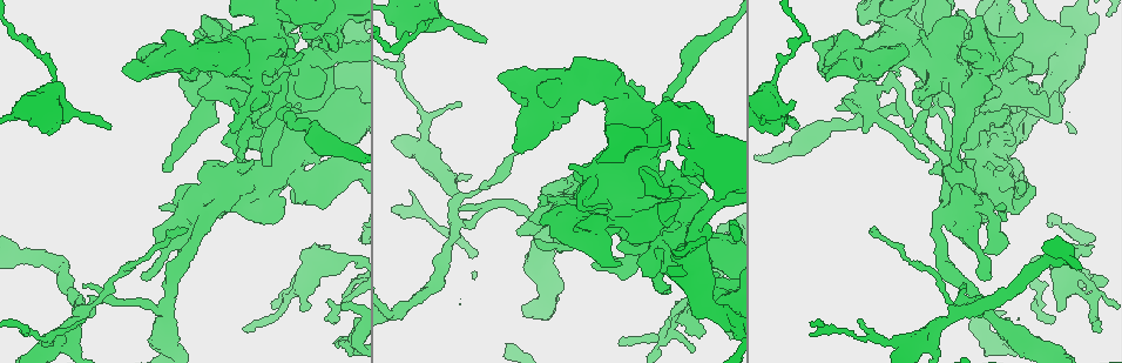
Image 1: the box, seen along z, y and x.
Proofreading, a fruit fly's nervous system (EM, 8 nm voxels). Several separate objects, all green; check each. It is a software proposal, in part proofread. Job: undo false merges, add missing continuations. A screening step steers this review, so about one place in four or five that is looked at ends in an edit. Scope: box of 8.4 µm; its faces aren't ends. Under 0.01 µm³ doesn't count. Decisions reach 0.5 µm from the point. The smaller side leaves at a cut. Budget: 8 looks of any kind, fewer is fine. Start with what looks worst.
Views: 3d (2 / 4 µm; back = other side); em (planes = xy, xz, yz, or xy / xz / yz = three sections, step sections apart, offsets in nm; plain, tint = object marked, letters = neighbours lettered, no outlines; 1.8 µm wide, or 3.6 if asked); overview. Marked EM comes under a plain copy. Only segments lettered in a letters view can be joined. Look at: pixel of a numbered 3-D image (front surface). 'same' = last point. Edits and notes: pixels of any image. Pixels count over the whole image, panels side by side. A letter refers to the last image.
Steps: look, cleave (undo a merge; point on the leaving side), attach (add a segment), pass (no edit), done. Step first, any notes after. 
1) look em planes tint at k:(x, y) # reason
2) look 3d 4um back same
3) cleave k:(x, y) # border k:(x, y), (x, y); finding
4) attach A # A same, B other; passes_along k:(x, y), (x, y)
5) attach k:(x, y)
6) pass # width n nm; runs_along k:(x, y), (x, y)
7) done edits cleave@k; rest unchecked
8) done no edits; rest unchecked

look 3d 4um at 1:(455, 223) # sharp bend

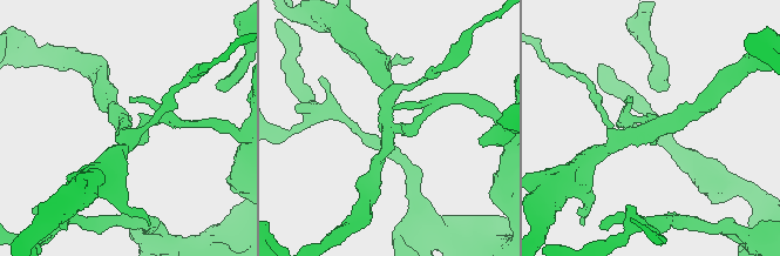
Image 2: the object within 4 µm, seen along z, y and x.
look em 3.6um planes tint at 2:(651, 134) # arms 3; arm_widths 170, 200, 240 nm; shape alone is not enough

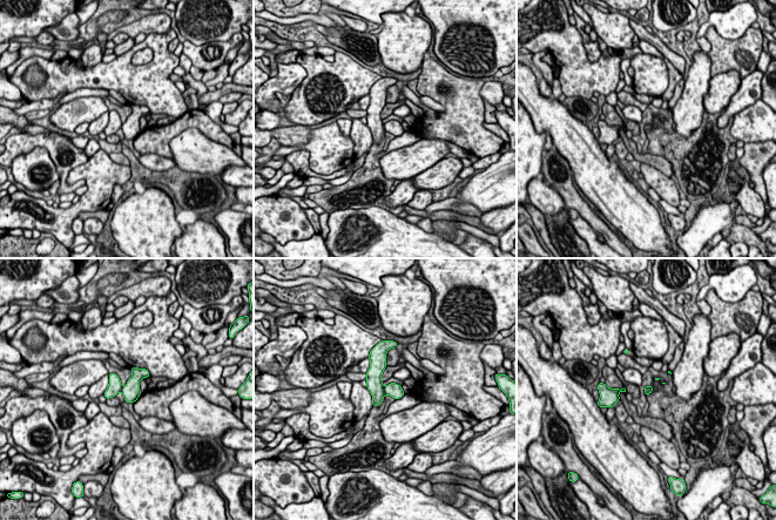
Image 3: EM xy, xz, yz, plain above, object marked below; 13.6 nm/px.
look em 3.6um planes letters same

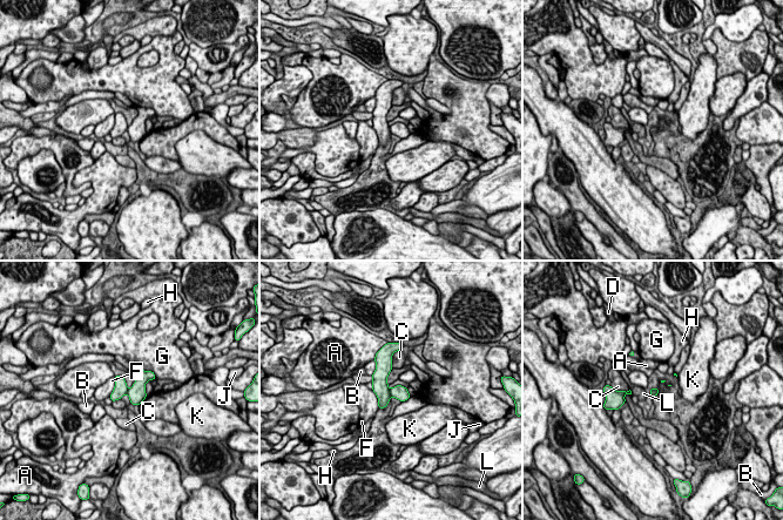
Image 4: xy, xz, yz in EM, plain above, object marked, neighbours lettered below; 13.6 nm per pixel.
cleave 4:(379, 378) # A other, B other, C other, D other, F other, G other, H other, J other, K other, L other; part_leaving 4:(384, 359), (382, 405); two neurons meet here

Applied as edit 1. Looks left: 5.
look em 3.6um xz step 16 letters at 1:(629, 205) # thick turns thin

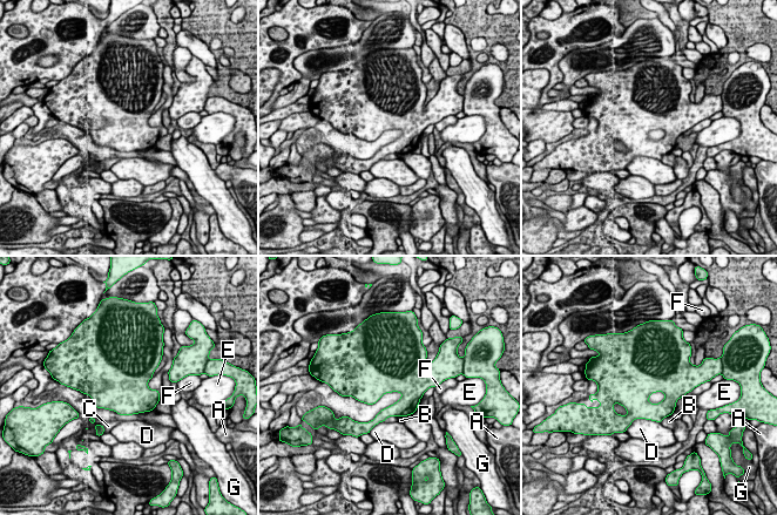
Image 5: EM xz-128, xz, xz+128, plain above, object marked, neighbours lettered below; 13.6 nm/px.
look em 3.6um planes letters same # another direction

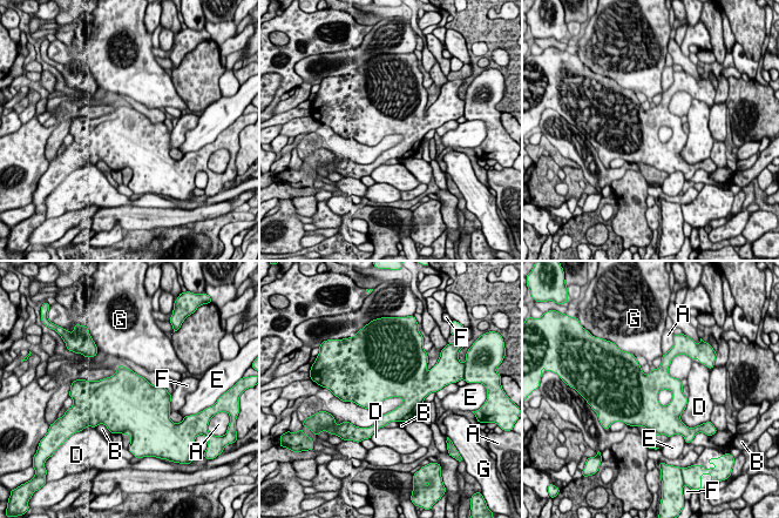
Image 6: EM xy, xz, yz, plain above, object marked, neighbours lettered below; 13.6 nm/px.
pass # width 420 nm; A other, B other, D other, E other, F other, G other; border 6:(688, 397), (681, 415), (682, 422); continuous, no second neuron

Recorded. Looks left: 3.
look 3d 2um back at 1:(1069, 285) # closes a loop

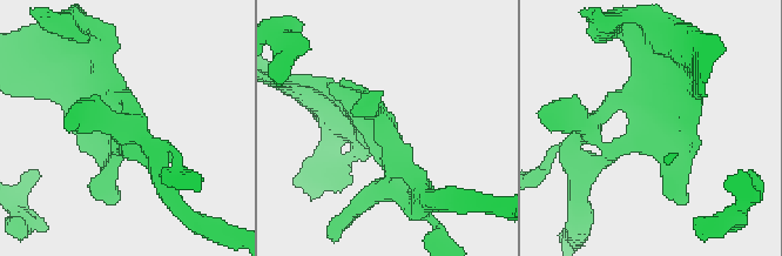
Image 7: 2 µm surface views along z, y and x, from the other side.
look em planes letters at 7:(384, 123) # now the EM

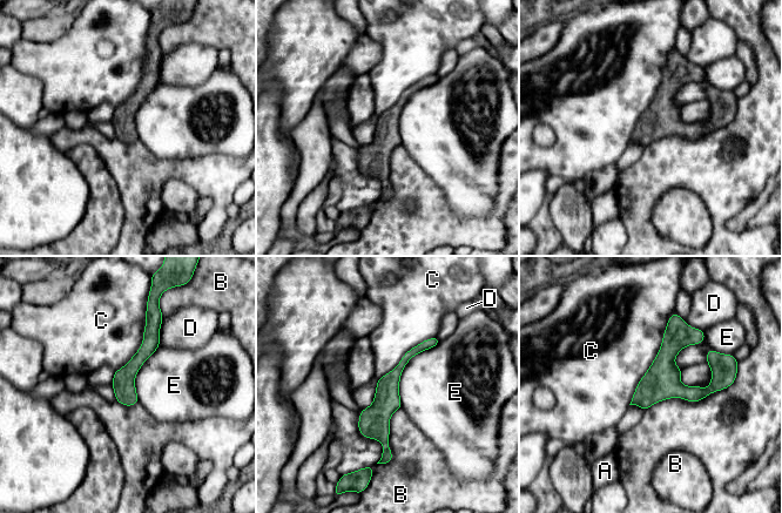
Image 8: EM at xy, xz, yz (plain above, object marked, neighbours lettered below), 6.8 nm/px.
pass # width 160 nm; A other, B other, C other, D other, E other; runs_along 8:(435, 341), (415, 350), (388, 384), (384, 458); one neuron here

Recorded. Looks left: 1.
done edits cleave@4; rest unchecked

